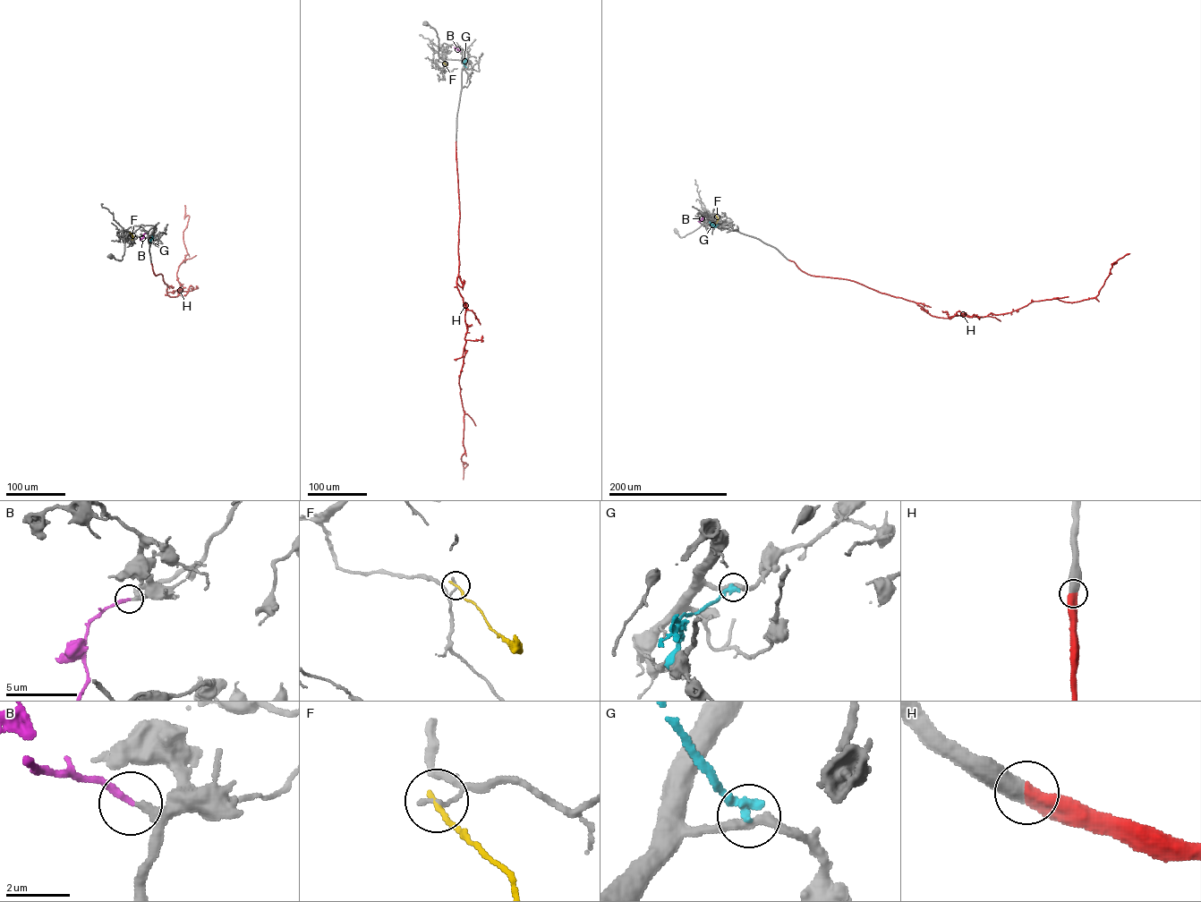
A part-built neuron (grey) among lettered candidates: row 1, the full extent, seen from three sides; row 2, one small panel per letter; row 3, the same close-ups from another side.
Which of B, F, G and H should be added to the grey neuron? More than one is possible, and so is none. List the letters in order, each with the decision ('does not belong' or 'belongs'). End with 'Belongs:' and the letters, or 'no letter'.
B: belongs
F: does not belong
G: does not belong
H: belongs
Belongs: B, H

